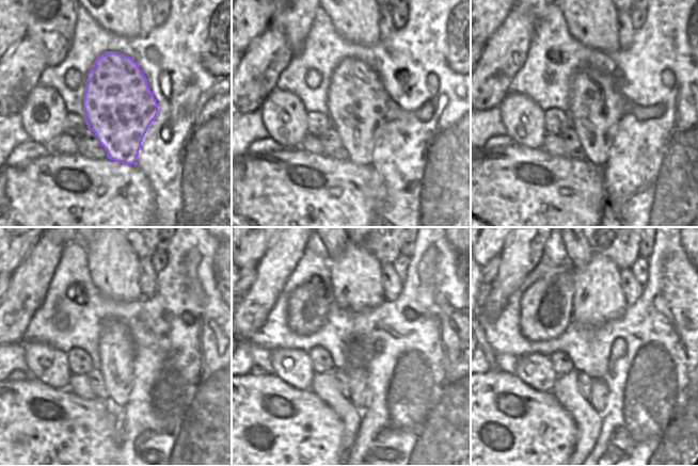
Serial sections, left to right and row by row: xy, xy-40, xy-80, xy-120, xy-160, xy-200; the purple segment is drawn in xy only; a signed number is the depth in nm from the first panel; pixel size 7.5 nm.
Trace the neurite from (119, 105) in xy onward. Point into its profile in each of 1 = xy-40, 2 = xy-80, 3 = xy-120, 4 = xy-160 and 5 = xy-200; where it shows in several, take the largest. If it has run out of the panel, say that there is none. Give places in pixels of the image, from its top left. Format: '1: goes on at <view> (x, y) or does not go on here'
1: goes on at xy-40 (358, 101)
2: goes on at xy-80 (597, 105)
3: goes on at xy-120 (115, 346)
4: goes on at xy-160 (355, 369)
5: goes on at xy-200 (599, 398)

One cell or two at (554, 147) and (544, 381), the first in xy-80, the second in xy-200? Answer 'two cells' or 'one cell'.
two cells

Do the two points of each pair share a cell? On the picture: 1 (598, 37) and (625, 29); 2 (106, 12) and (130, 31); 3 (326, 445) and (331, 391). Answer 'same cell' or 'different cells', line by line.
1: different cells
2: same cell
3: different cells

